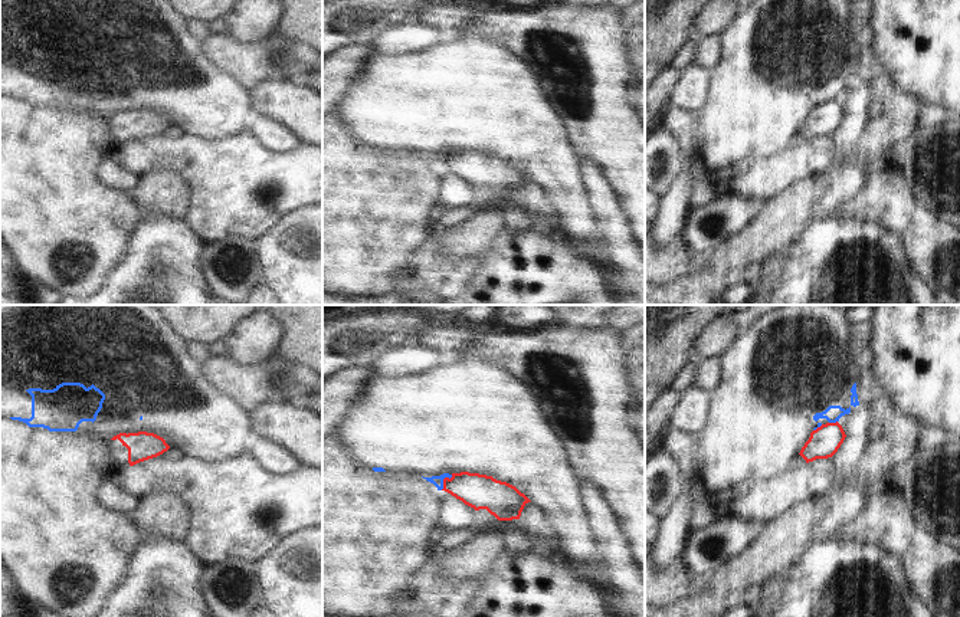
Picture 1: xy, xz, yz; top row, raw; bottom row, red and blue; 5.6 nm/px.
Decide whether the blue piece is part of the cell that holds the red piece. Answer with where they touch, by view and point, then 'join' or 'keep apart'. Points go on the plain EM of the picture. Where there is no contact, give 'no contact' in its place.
contact xz (444, 158); keep apart

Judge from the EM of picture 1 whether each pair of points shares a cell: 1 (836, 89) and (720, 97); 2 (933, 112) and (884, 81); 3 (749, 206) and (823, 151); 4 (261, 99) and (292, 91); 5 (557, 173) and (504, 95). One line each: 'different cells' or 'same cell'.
1: same cell
2: different cells
3: different cells
4: same cell
5: same cell

